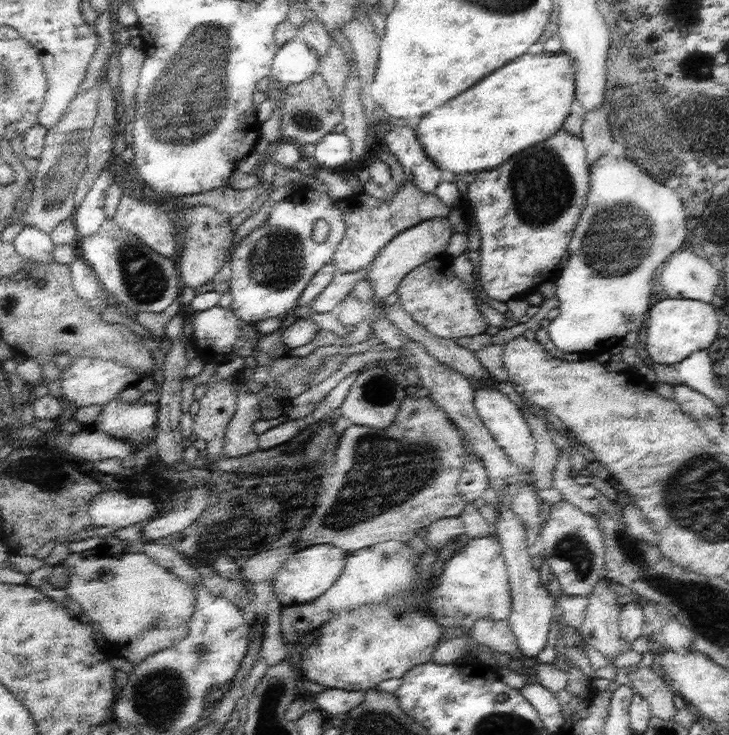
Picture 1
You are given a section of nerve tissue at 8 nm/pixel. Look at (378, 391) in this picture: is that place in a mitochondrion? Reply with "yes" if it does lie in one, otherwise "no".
yes

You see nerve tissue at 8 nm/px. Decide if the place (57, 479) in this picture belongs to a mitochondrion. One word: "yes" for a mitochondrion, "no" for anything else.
no

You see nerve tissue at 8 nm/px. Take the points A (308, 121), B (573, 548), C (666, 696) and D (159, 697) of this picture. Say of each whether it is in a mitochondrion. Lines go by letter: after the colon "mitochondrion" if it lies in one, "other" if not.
A: mitochondrion
B: mitochondrion
C: other
D: mitochondrion

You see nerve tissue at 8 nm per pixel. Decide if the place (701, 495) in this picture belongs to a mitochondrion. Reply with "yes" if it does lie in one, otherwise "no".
yes

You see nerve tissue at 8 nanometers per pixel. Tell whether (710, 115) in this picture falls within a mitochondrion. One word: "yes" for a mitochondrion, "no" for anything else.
yes

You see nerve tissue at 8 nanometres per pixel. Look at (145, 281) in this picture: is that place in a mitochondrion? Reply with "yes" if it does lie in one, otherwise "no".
yes

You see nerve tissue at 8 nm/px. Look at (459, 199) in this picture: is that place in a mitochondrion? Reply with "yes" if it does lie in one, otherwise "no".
no

